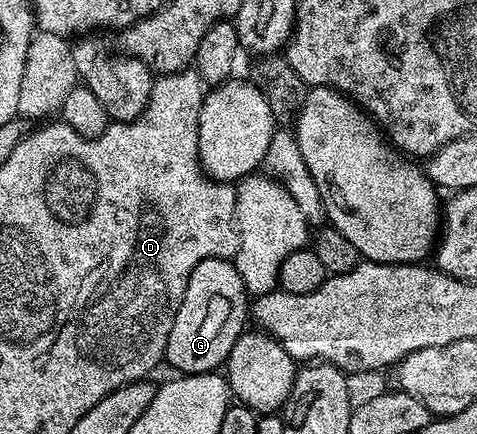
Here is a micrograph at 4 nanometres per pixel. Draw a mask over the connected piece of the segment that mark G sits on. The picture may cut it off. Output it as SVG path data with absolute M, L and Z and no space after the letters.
M214 257L197 263L197 267L193 267L189 275L189 283L185 287L181 307L177 307L177 315L173 319L173 331L169 331L166 364L171 364L175 371L183 375L216 372L226 362L229 351L233 351L233 343L237 343L237 339L245 332L246 325L243 324L246 321L249 321L249 294L234 260Z

